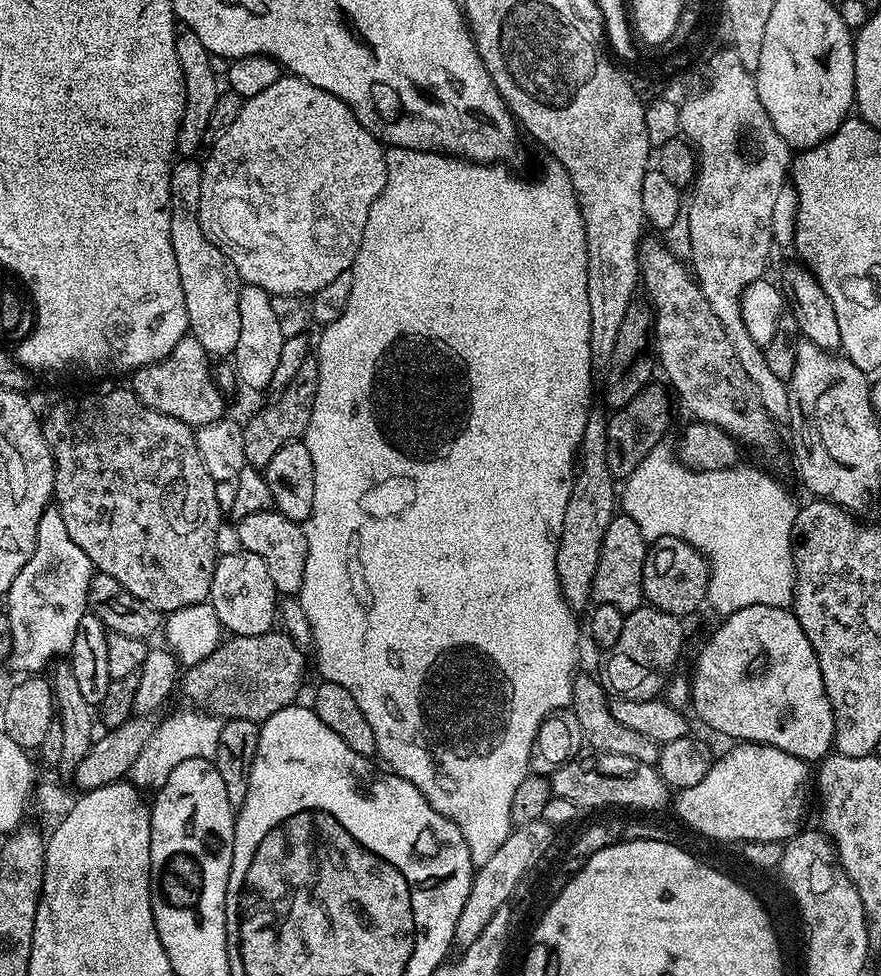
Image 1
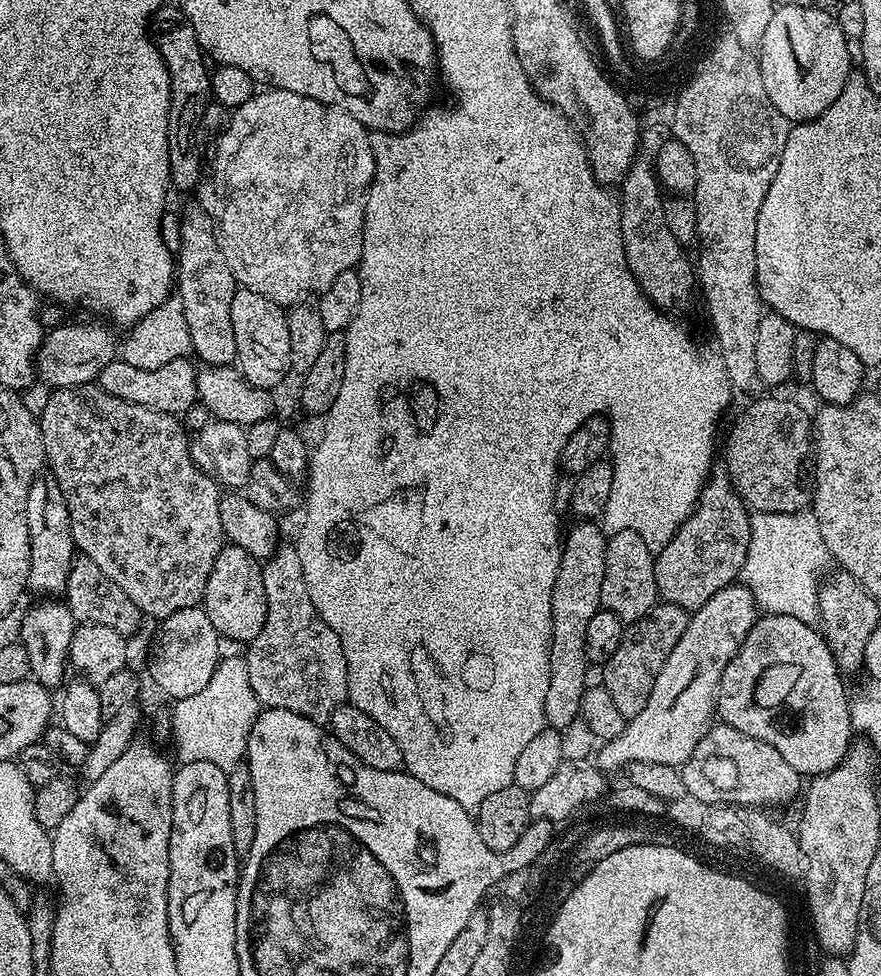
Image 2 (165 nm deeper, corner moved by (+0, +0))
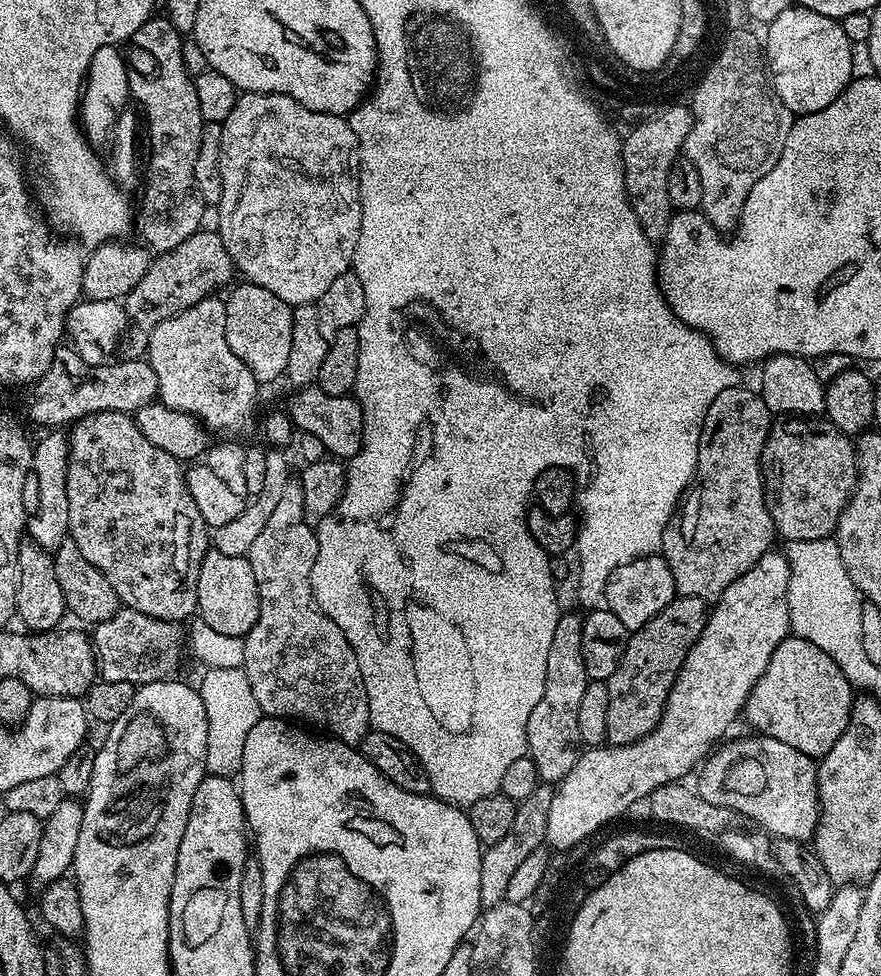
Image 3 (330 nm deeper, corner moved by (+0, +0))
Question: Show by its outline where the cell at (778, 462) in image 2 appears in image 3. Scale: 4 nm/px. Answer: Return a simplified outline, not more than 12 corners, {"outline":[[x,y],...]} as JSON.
{"outline":[[826,418],[775,421],[764,497],[785,541],[827,540],[856,446]]}

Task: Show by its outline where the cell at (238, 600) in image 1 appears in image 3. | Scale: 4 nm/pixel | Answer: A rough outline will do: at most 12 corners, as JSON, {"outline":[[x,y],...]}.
{"outline":[[215,550],[198,570],[196,612],[241,638],[260,617],[247,555]]}

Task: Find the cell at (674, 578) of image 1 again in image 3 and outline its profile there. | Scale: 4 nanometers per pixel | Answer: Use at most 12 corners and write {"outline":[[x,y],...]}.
{"outline":[[759,391],[710,402],[662,555],[715,602],[773,551]]}

